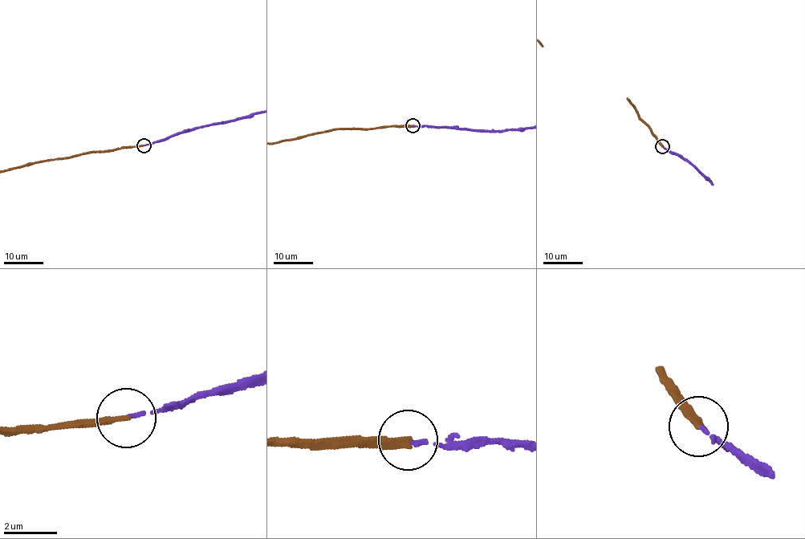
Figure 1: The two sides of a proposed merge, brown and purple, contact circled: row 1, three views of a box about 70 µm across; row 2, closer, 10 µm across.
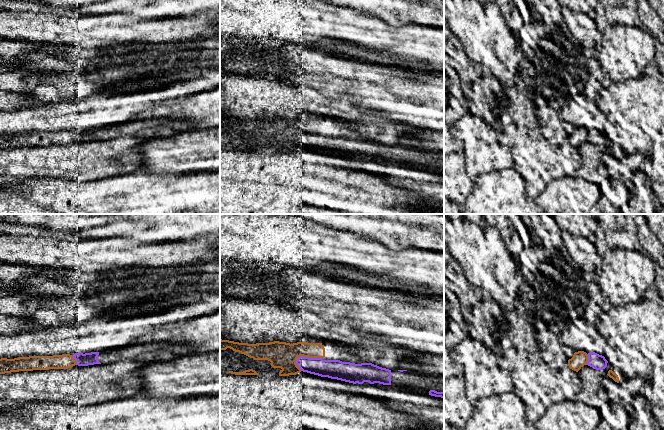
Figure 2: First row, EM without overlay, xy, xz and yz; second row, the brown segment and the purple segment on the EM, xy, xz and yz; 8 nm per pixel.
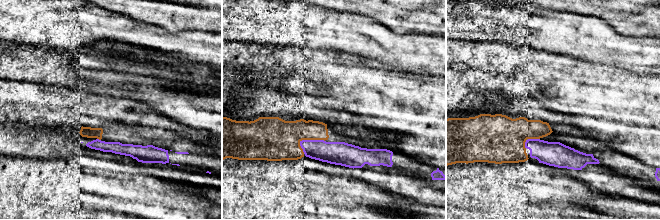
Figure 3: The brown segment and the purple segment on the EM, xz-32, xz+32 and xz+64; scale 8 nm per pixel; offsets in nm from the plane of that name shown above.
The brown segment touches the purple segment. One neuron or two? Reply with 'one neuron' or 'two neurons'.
one neuron

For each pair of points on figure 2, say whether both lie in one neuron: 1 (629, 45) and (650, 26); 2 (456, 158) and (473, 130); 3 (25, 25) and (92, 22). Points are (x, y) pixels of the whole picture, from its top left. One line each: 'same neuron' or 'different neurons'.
1: different neurons
2: different neurons
3: same neuron

